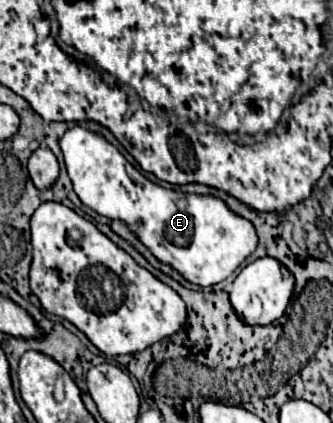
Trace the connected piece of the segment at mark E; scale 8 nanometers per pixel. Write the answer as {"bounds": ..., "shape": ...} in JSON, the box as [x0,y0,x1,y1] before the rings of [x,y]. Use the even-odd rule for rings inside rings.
{"bounds":[60,125,258,287],"shape":[[[80,125],[64,133],[60,147],[80,201],[108,219],[124,221],[160,263],[176,269],[186,281],[200,287],[216,285],[228,279],[254,253],[258,243],[254,225],[234,215],[224,201],[182,195],[148,181],[112,143]]]}

